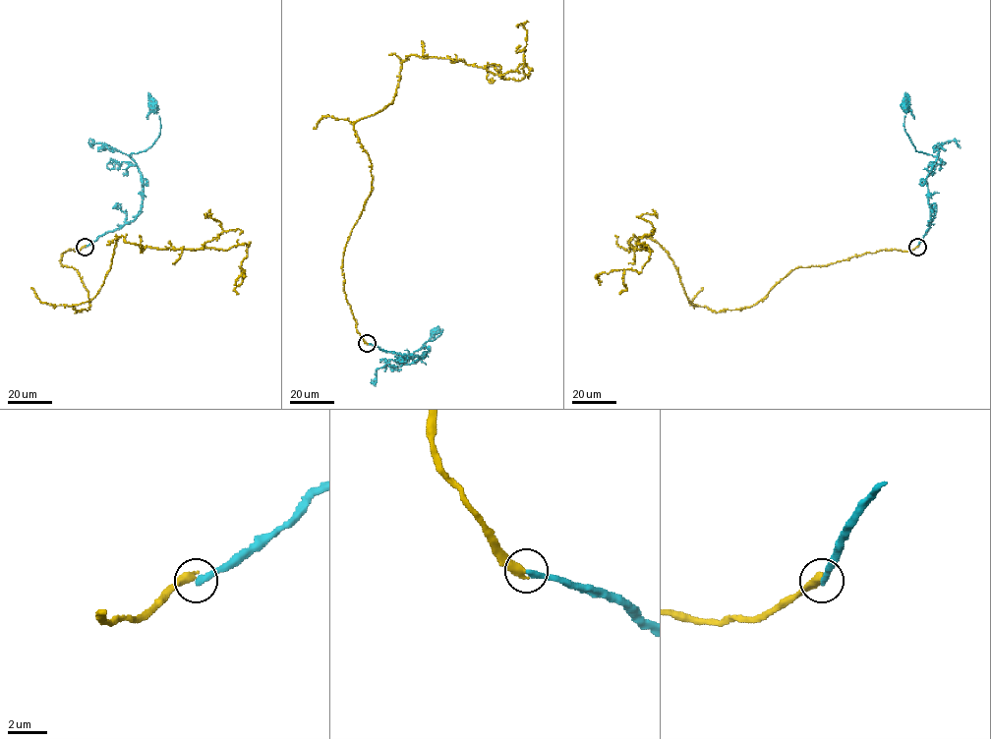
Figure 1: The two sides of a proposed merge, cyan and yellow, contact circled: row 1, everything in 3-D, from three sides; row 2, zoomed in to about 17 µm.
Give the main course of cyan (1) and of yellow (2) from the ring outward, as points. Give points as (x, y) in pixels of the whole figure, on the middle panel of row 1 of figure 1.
1: (367, 343), (387, 352), (425, 354), (415, 362), (412, 354), (442, 330), (435, 330)
2: (367, 343), (342, 272), (373, 178), (354, 124), (393, 100), (411, 55), (529, 76), (516, 26)

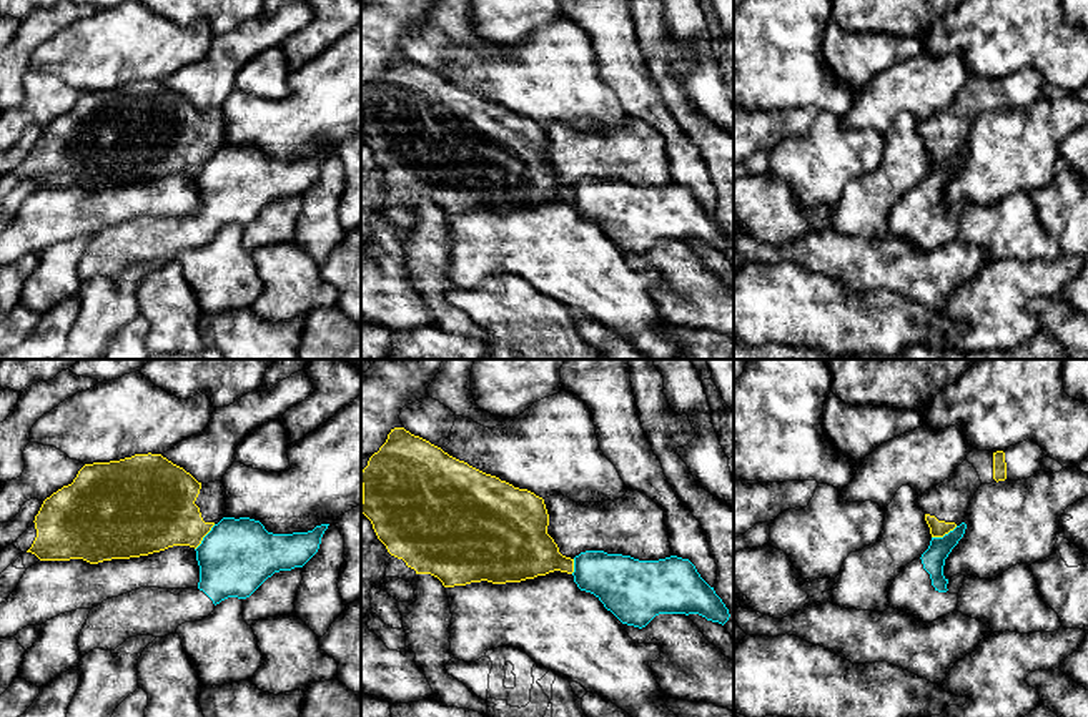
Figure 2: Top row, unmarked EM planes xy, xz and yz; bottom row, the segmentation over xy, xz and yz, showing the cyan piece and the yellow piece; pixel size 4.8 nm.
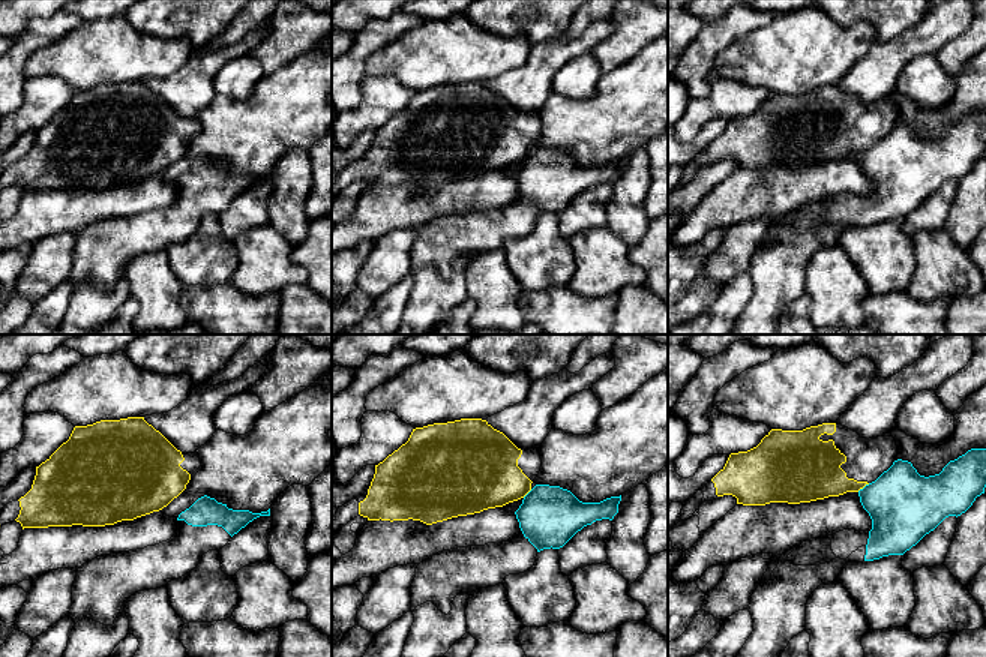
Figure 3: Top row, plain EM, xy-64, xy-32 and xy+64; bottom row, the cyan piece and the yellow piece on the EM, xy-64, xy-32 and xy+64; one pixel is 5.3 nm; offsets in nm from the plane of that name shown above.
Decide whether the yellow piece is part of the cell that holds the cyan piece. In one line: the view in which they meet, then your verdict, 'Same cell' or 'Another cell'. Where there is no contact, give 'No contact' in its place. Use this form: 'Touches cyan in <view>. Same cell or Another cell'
Touches cyan in xy. Another cell

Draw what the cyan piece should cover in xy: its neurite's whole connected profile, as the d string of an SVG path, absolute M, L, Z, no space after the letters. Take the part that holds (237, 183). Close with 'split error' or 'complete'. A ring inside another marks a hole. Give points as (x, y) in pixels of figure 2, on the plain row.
M223 145L195 176L200 193L196 215L181 216L178 223L168 216L140 215L95 233L80 260L78 274L85 283L93 276L115 278L126 266L136 263L165 265L175 261L185 250L208 245L215 233L228 225L250 225L268 205L279 198L303 195L319 176L329 151L308 160L273 161L260 148L250 145Z | split error

